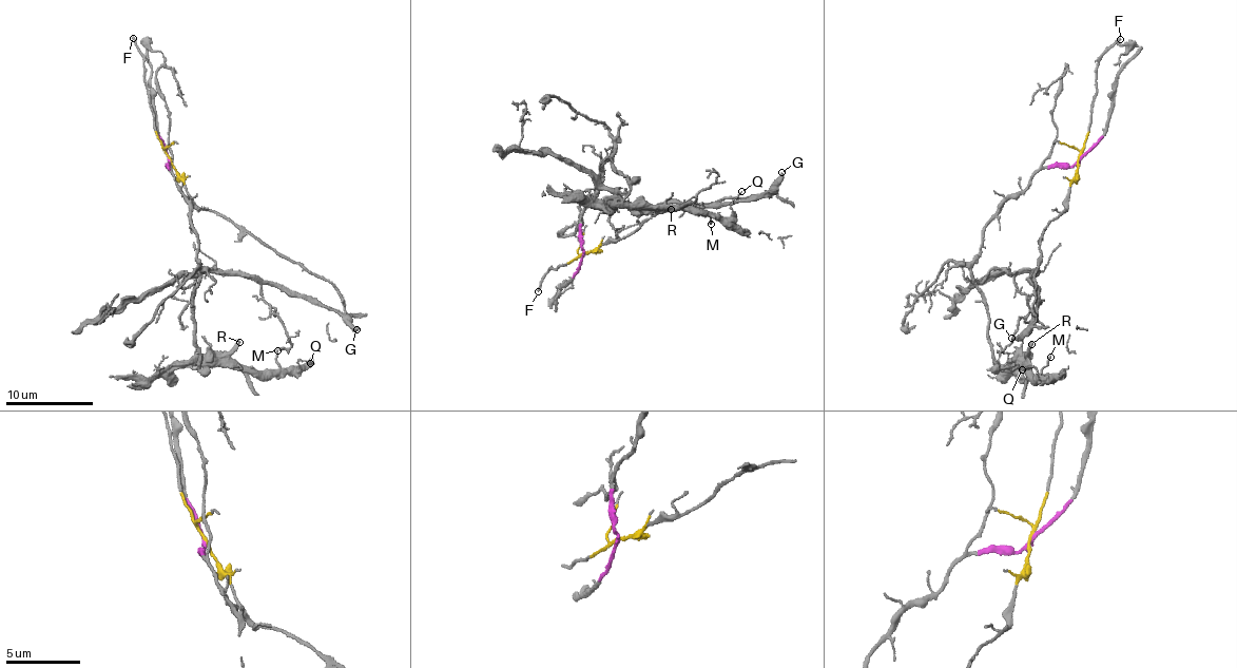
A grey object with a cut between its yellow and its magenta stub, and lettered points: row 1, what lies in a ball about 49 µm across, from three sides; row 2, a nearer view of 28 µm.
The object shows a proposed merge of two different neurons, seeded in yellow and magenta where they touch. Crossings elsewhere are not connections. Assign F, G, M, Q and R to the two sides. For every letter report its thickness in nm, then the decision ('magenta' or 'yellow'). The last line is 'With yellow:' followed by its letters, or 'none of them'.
F: calibre 190 nm; yellow
G: calibre 360 nm; yellow
M: calibre 150 nm; magenta
Q: calibre 100 nm; magenta
R: calibre 320 nm; magenta
With yellow: F, G

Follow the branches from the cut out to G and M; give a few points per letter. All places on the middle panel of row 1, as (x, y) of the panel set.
G: (583, 254), (631, 235), (670, 208), (698, 207), (727, 197), (765, 192), (769, 197), (781, 173)
M: (583, 254), (579, 217), (602, 165), (616, 151), (615, 169), (629, 178), (624, 201), (712, 213), (711, 223)

